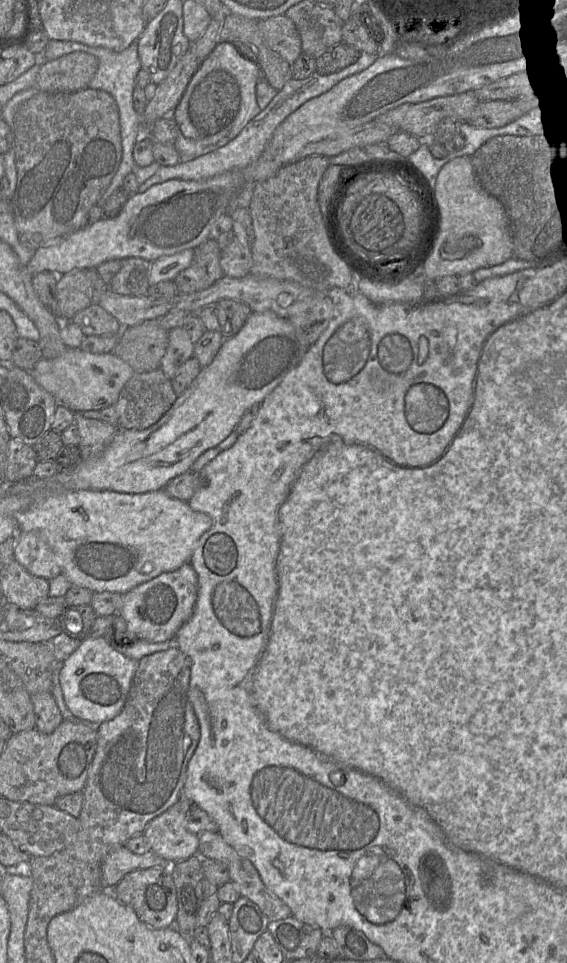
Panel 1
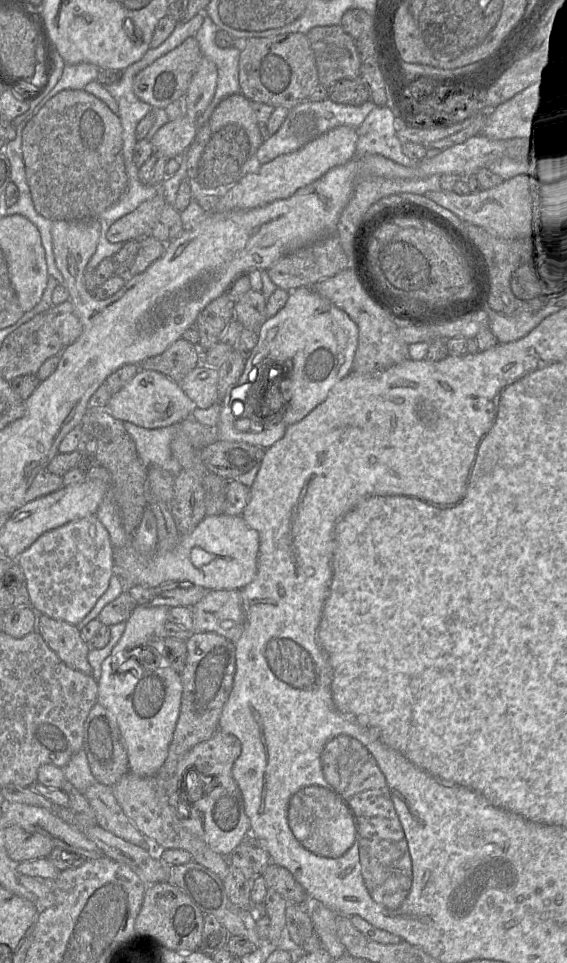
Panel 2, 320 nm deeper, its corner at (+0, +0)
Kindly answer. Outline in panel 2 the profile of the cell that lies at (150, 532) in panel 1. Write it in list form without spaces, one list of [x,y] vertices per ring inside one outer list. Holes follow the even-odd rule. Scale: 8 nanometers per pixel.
[[[225,514],[214,515],[214,516],[206,516],[203,520],[196,526],[196,528],[188,535],[180,536],[180,539],[177,545],[172,549],[166,552],[155,551],[149,556],[142,556],[137,553],[132,546],[132,538],[131,543],[126,546],[120,548],[114,548],[113,560],[114,560],[114,574],[118,575],[124,585],[127,586],[159,586],[159,585],[179,585],[179,586],[195,586],[205,588],[207,590],[241,590],[246,585],[248,585],[257,574],[257,556],[259,551],[259,535],[256,530],[249,527],[246,521],[242,518],[242,516],[228,516]]]

